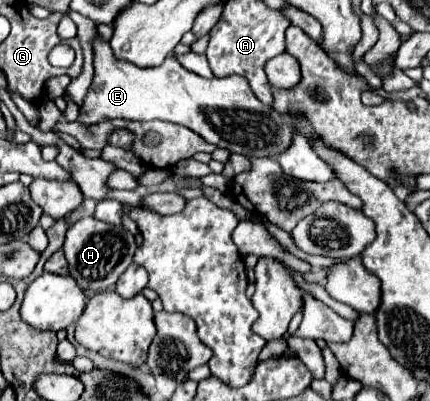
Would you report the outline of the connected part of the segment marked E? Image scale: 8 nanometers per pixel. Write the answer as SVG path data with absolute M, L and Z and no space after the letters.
M94 42L94 82L80 108L78 122L96 124L108 118L166 120L188 126L208 142L244 156L278 158L292 142L292 118L264 106L240 76L202 78L188 72L174 56L156 68L138 68L112 56L106 42Z

